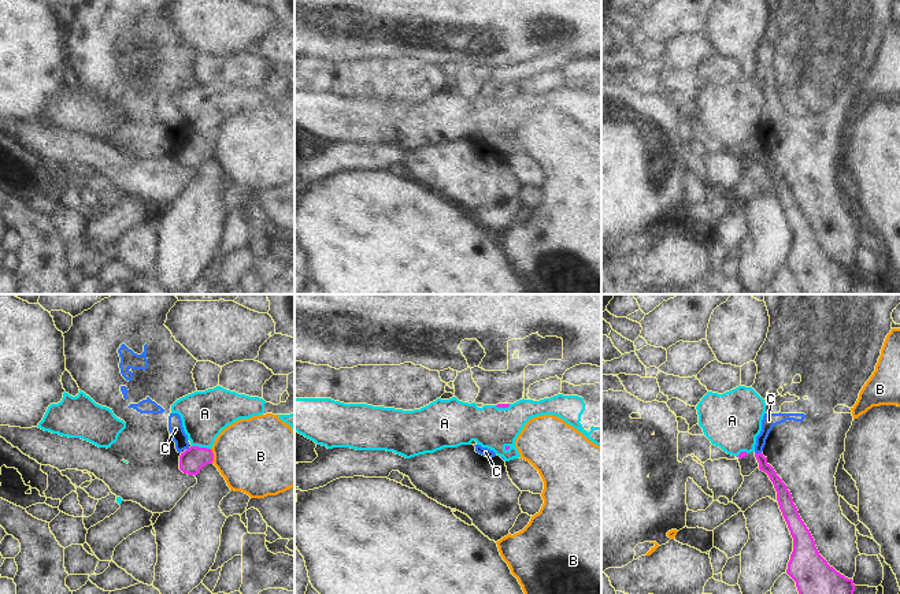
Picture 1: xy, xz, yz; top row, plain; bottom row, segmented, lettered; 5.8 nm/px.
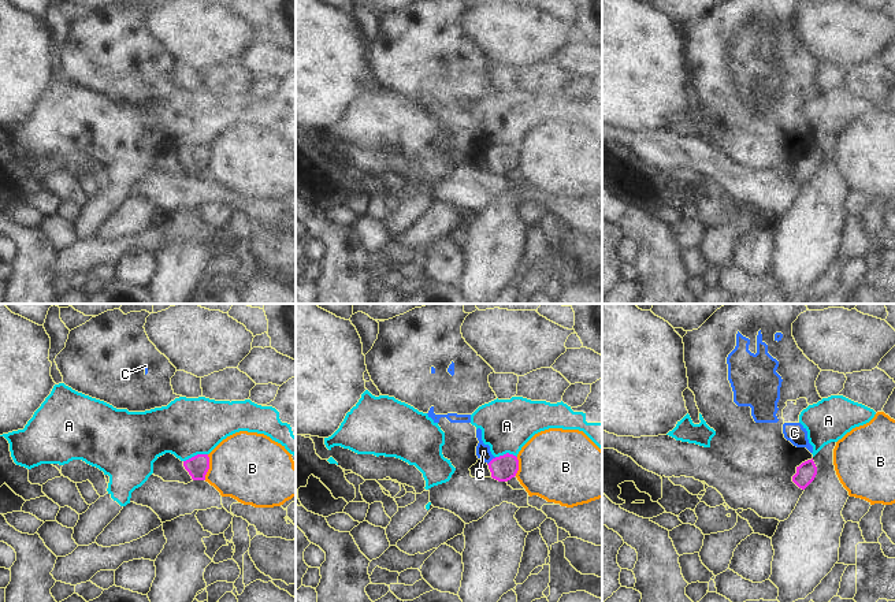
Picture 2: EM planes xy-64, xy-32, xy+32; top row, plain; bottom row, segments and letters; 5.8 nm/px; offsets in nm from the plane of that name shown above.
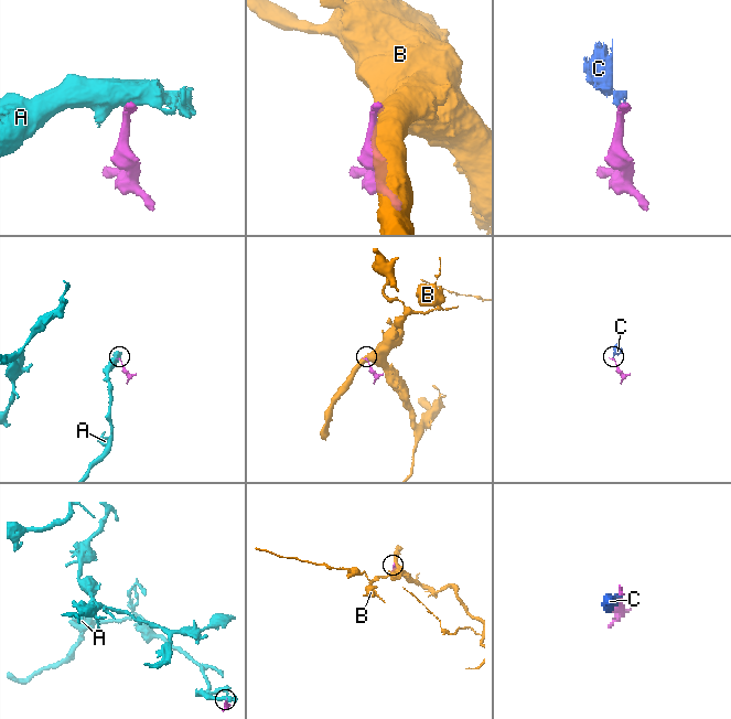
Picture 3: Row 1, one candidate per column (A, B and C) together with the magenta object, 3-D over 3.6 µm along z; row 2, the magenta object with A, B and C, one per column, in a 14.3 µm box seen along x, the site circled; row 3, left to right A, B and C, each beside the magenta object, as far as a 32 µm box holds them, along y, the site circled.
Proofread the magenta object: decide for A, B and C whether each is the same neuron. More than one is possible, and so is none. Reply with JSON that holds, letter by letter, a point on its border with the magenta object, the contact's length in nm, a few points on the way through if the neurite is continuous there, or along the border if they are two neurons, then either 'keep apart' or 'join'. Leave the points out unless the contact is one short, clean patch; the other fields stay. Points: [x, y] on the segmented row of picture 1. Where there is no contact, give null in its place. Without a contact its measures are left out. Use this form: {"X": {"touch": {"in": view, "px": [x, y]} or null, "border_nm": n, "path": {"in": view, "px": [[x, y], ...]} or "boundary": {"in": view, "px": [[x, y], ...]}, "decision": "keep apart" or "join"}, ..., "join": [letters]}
{"A": {"touch": {"in": "xy", "px": [202, 448]}, "border_nm": 110, "boundary": {"in": "xy", "px": [[192, 445], [210, 449]]}, "decision": "keep apart"}, "B": {"touch": {"in": "xy", "px": [213, 456]}, "border_nm": 90, "boundary": {"in": "xy", "px": [[210, 449], [213, 463]]}, "decision": "keep apart"}, "C": {"touch": {"in": "yz", "px": [758, 453]}, "border_nm": 40, "boundary": {"in": "yz", "px": [[755, 452], [760, 453]]}, "decision": "keep apart"}, "join": []}

